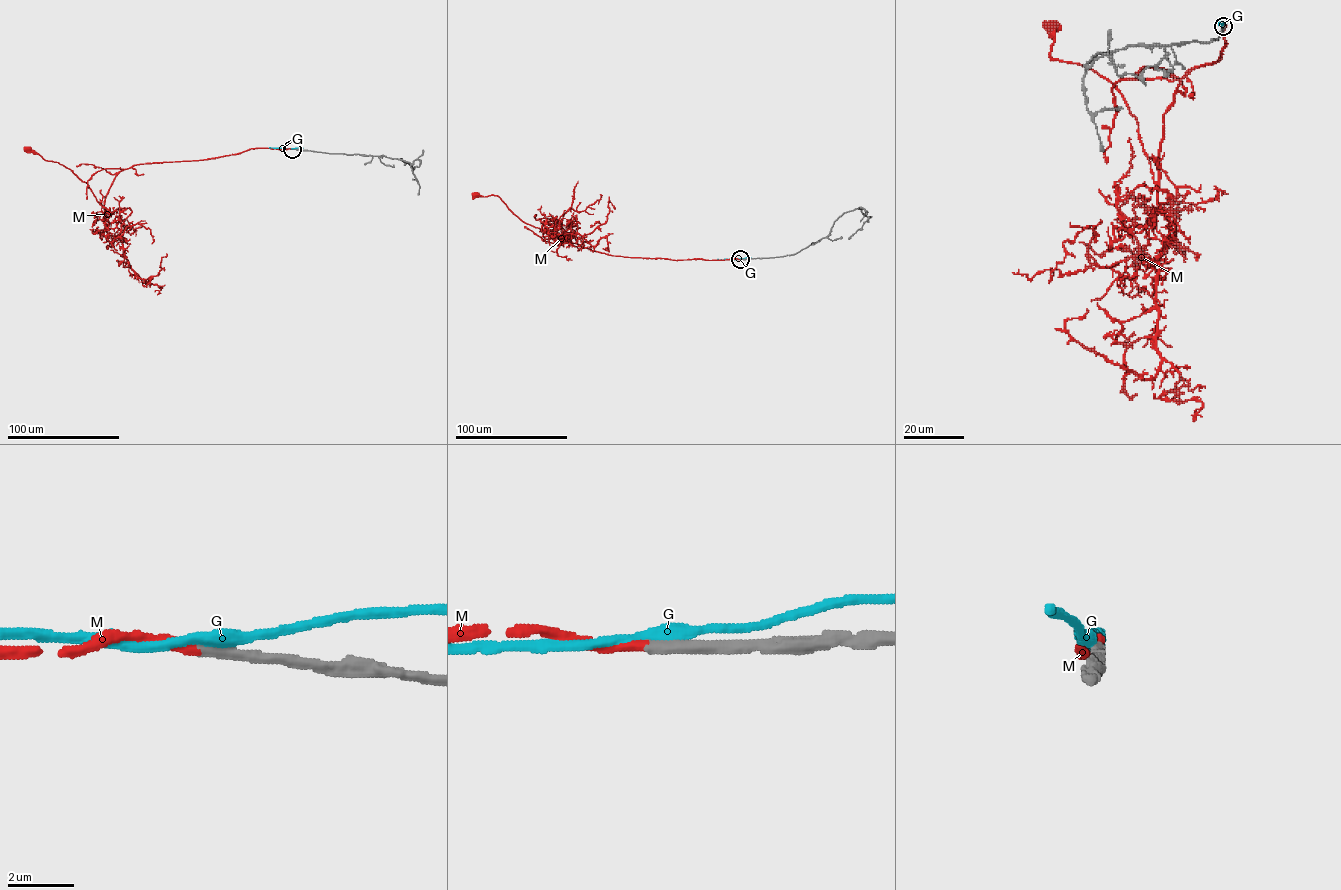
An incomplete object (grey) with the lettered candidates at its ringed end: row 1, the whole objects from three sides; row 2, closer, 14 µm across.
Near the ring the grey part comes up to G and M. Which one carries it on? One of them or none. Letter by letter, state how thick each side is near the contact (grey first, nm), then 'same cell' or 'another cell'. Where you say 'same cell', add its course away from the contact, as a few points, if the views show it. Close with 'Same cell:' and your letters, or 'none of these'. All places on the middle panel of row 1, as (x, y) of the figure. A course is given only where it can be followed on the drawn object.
G: 420/400 nm | another cell
M: 400/300 nm | same cell | via (740, 259), (673, 260), (599, 252), (522, 221), (497, 195), (476, 194)
Same cell: M

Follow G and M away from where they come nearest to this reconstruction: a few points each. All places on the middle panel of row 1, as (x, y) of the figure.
G: (740, 259), (717, 259)
M: (740, 259), (673, 260), (599, 252), (522, 221), (497, 195), (476, 194)

